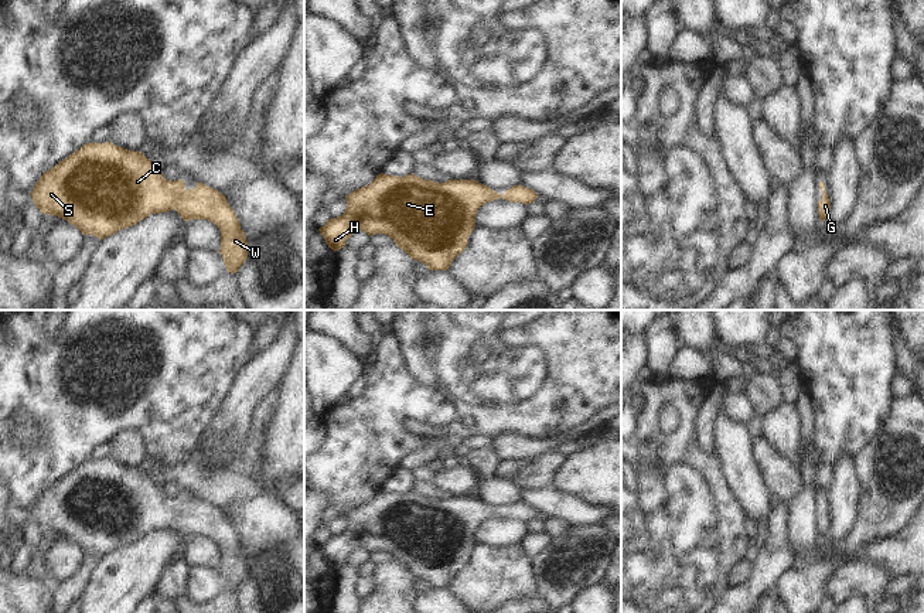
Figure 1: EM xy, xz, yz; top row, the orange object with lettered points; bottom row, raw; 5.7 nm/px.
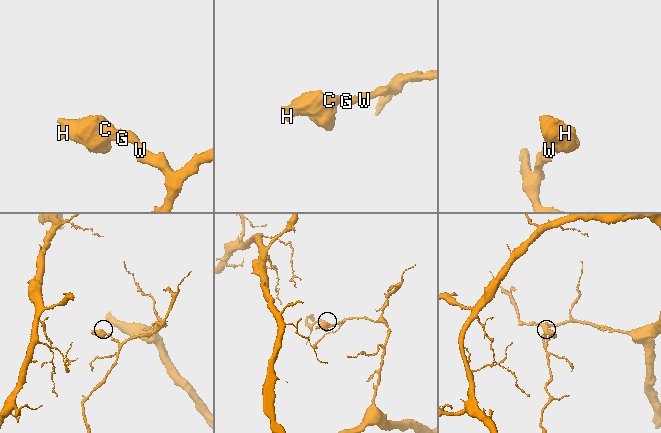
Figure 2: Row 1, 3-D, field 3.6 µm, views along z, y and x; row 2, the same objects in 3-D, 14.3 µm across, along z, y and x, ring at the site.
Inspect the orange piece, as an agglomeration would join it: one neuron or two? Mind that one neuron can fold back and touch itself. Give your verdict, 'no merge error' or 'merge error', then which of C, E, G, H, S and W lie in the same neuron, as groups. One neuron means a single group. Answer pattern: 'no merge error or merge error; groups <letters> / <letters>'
no merge error; groups C E G H S W

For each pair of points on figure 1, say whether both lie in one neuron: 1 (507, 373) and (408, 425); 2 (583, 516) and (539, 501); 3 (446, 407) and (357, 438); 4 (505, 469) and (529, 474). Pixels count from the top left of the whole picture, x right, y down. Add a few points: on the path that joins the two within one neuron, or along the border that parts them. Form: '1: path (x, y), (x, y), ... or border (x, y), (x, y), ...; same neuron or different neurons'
1: path (481, 398), (452, 429), (433, 431); same neuron
2: path (572, 510), (551, 503); same neuron
3: path (423, 407), (388, 407), (379, 415); same neuron
4: path (511, 470), (524, 474); same neuron

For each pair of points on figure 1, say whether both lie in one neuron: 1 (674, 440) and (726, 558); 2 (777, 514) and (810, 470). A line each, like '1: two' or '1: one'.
1: one
2: two

